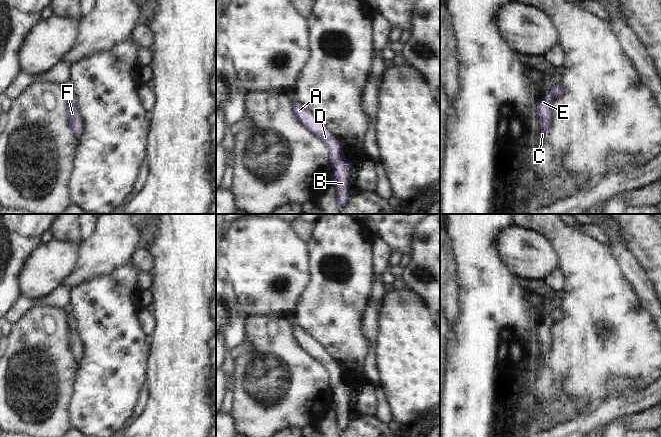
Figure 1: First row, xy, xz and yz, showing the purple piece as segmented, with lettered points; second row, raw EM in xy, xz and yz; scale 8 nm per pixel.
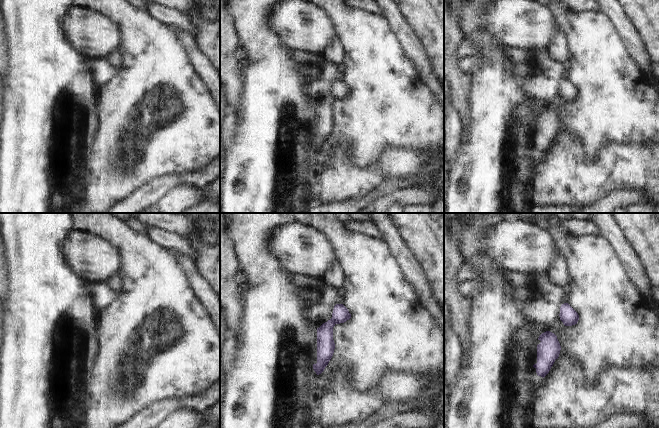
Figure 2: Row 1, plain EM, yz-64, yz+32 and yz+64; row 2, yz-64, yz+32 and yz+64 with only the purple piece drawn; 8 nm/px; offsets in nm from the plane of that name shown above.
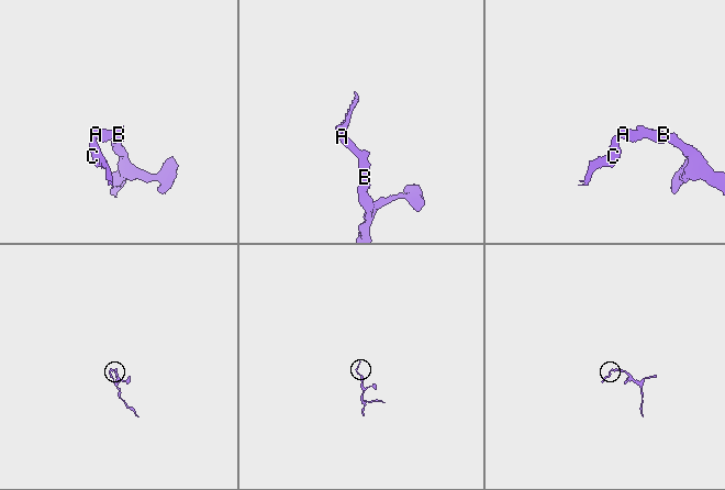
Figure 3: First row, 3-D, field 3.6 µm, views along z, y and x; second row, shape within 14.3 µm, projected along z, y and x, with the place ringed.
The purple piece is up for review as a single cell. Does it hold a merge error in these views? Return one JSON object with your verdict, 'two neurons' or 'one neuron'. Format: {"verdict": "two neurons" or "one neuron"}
{"verdict": "one neuron"}

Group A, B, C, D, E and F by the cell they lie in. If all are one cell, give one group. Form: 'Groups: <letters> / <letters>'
Groups: A B C D E F.

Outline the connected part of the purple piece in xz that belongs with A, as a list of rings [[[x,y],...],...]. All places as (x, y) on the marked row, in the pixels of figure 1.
[[[292,97],[293,112],[297,120],[311,131],[329,150],[329,160],[332,167],[331,180],[335,184],[336,202],[339,208],[344,207],[350,196],[348,190],[351,186],[349,169],[351,163],[346,159],[342,147],[325,124],[313,113],[305,109],[296,98]]]

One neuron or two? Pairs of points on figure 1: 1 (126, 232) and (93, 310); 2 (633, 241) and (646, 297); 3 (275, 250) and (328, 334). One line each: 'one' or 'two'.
1: two
2: two
3: two

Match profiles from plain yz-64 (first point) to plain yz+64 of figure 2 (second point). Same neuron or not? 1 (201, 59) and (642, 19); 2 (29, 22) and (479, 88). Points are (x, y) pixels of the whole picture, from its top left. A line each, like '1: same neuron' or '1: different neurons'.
1: different neurons
2: same neuron

